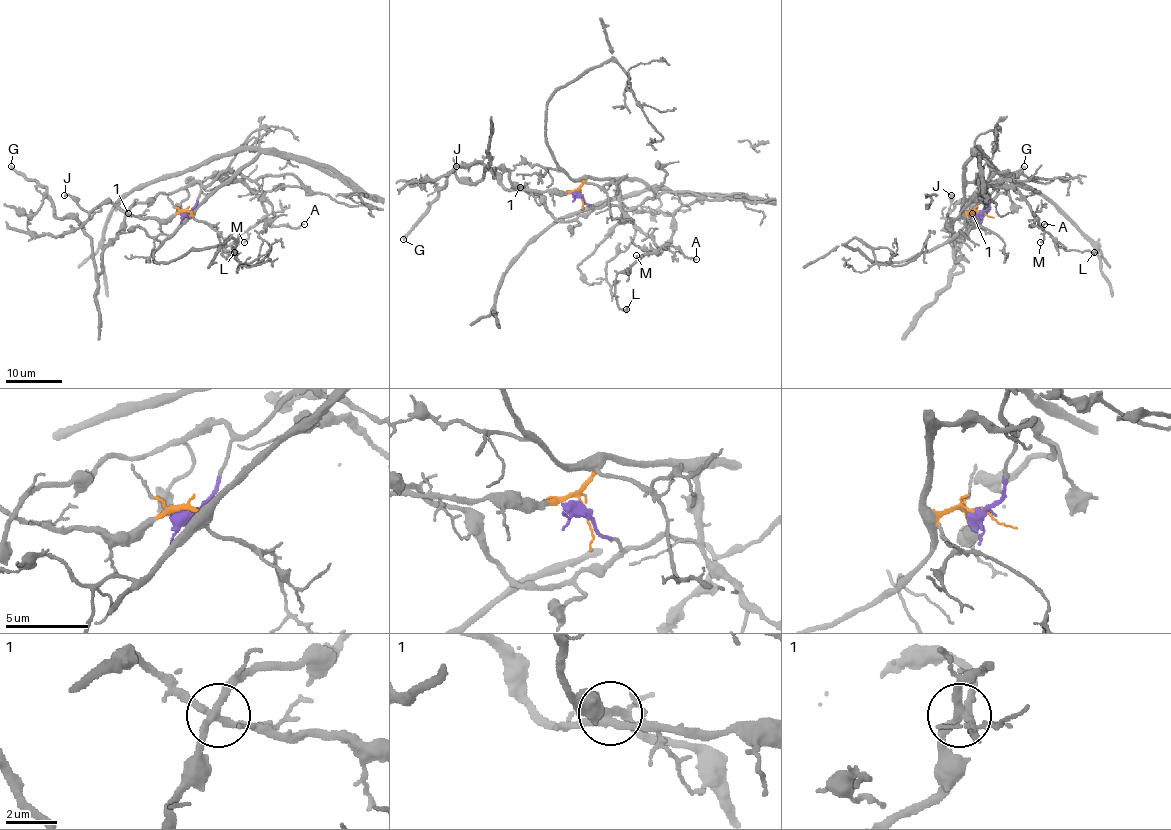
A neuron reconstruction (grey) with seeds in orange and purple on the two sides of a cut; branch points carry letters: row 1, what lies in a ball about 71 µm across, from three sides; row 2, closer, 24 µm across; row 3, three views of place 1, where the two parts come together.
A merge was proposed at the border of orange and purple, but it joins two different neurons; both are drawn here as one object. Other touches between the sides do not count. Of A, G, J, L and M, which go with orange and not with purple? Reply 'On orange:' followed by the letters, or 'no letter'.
On orange: A, J, L, M

